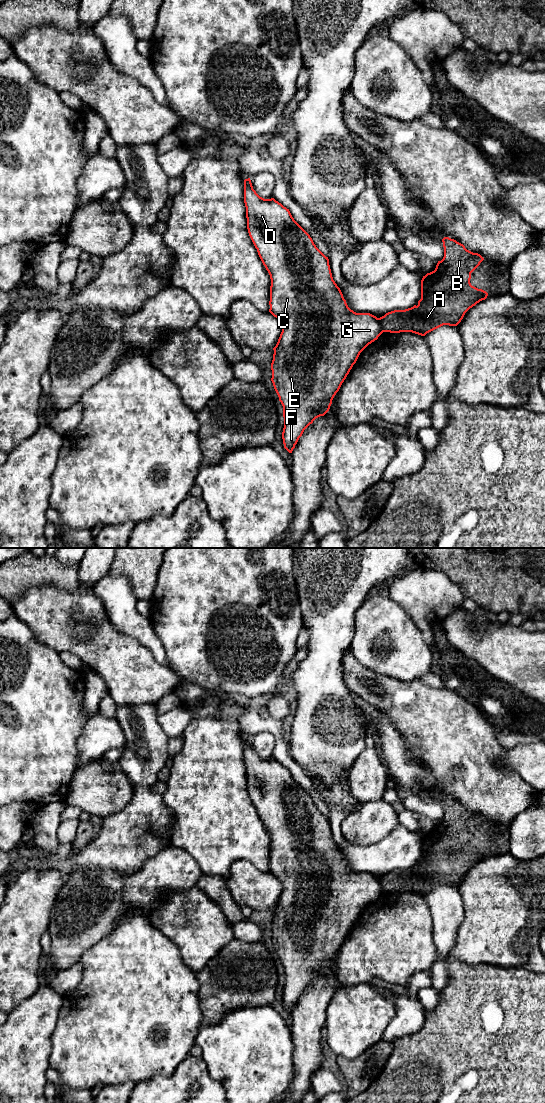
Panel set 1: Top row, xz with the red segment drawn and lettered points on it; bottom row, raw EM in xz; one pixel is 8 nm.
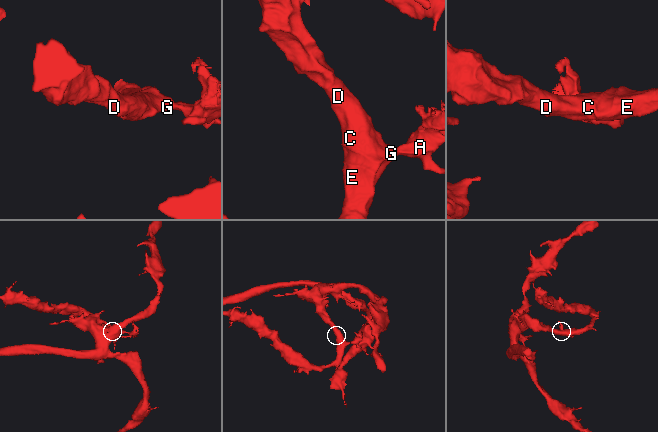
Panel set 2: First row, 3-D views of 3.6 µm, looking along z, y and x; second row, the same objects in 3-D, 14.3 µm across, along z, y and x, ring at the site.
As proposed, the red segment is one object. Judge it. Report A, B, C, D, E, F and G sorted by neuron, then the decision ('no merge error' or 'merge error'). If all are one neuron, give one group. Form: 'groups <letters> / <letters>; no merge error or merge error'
groups A B / C D E F G; merge error

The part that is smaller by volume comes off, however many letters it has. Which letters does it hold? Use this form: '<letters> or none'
A, B

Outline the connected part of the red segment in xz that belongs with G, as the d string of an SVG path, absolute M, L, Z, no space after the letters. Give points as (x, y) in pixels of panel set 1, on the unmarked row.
M250 738L244 740L244 763L246 767L246 778L247 778L247 789L249 796L257 809L258 815L268 831L271 839L270 846L270 869L269 872L276 877L282 885L282 892L278 899L276 906L273 908L273 920L271 923L272 938L274 949L279 957L279 961L283 966L283 977L284 977L284 988L282 992L282 999L284 1008L292 1013L295 1005L297 1004L299 998L302 996L304 990L313 983L313 981L324 976L330 969L332 960L336 953L339 951L342 943L346 939L353 925L356 923L360 913L372 902L378 899L378 897L383 893L380 885L379 878L370 873L356 873L351 870L340 848L337 846L333 840L329 819L326 817L314 804L310 795L294 780L289 769L284 767L281 763L276 761L274 758L264 759L260 757L256 751L253 749Z

